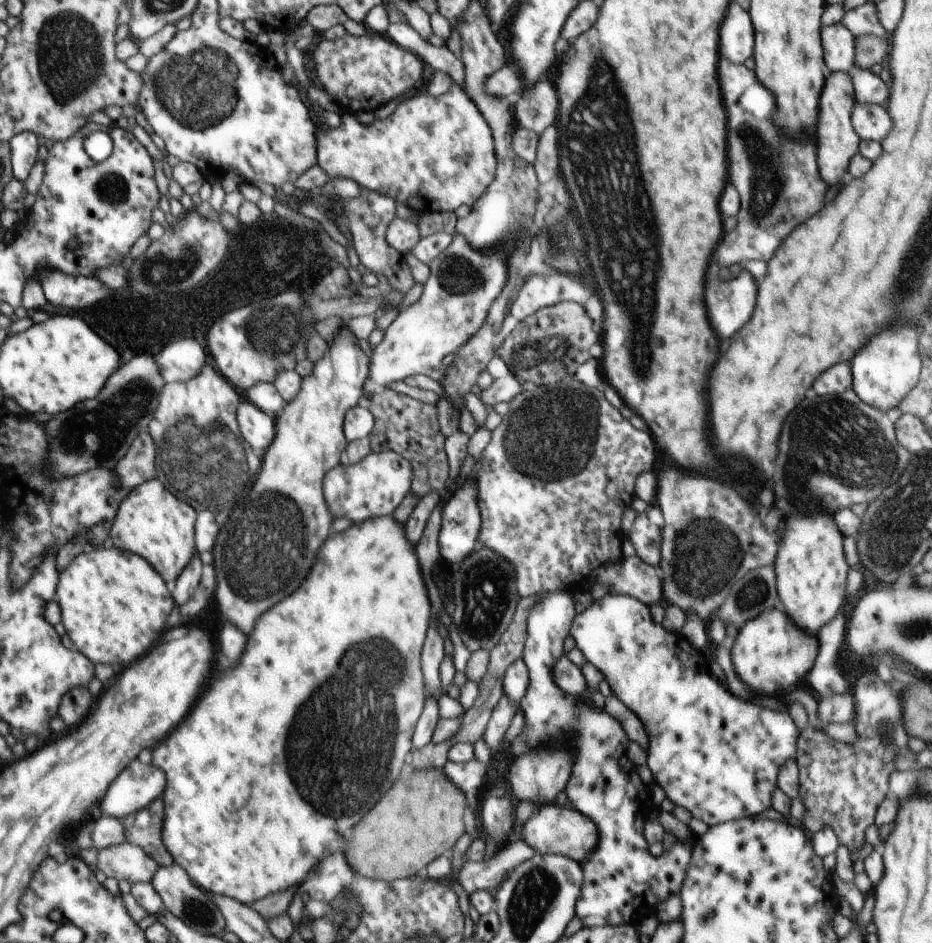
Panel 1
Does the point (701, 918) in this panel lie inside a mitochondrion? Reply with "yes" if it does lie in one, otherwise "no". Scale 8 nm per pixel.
yes

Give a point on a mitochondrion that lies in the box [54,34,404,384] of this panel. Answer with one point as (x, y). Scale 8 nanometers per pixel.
(199, 90)

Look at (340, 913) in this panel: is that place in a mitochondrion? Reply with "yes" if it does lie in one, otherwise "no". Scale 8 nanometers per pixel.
yes

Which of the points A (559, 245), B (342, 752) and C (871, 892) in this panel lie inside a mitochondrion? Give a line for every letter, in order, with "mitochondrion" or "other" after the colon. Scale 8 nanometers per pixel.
A: mitochondrion
B: mitochondrion
C: other

